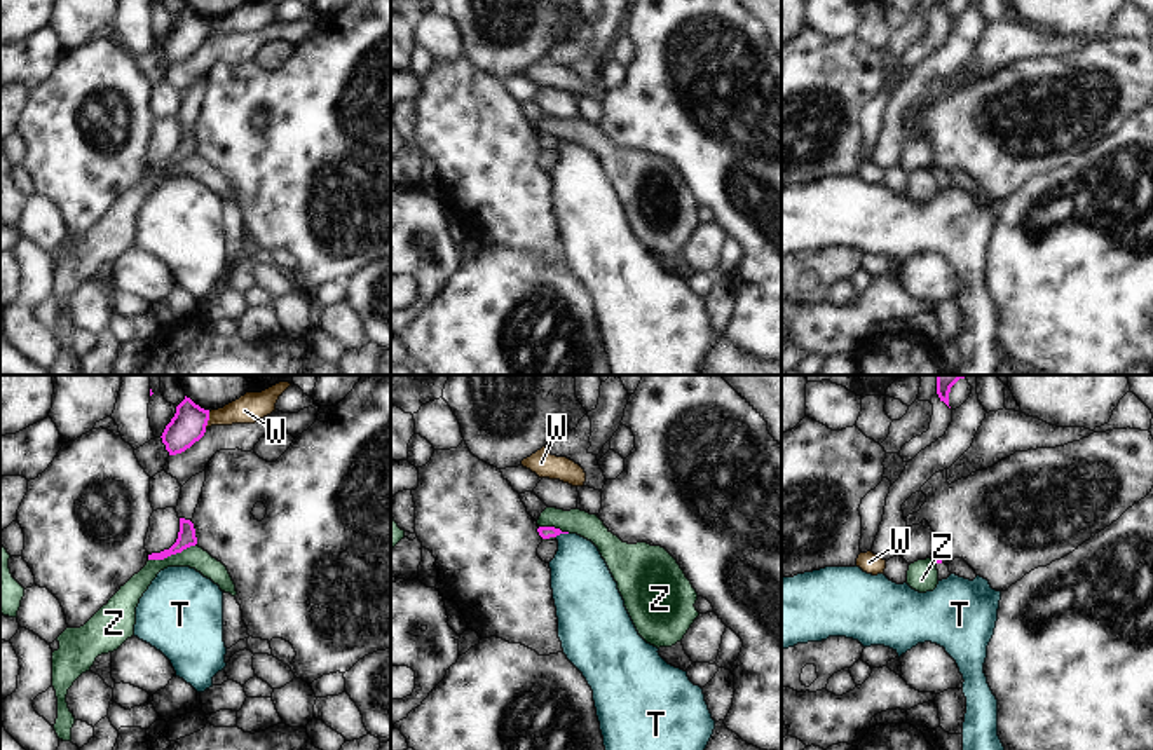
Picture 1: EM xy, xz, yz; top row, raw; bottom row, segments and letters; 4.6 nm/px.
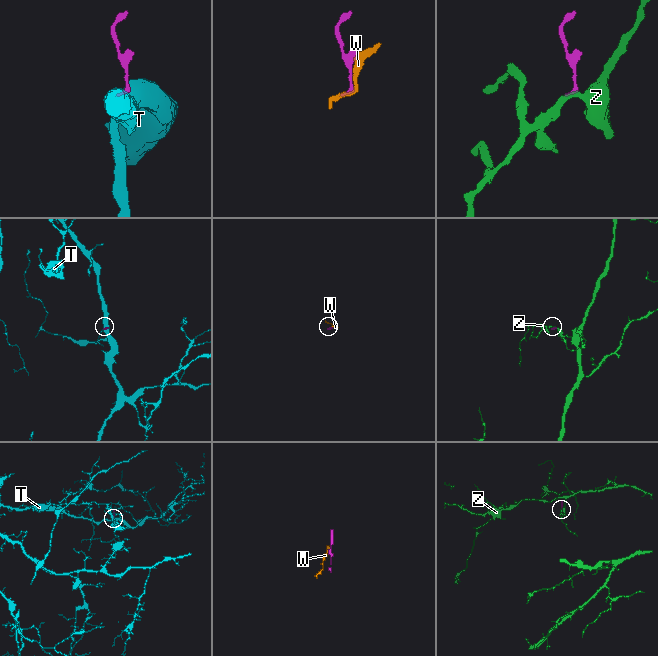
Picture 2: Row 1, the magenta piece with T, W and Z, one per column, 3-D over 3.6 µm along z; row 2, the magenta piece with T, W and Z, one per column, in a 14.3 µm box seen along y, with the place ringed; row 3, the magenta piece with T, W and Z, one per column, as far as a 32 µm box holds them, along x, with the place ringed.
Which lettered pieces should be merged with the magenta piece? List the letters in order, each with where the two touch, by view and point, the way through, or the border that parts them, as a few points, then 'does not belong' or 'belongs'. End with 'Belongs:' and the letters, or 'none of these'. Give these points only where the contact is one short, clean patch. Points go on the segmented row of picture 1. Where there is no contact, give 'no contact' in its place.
T: contact xz (560, 532); border xz (567, 532), (555, 536); does not belong
W: contact xy (208, 419); border xy (210, 412), (204, 428); does not belong
Z: contact xy (171, 553); border xy (196, 543), (163, 559), (149, 560); does not belong
Belongs: none of these

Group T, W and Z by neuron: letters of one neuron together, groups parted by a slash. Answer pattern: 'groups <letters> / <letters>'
groups T / W / Z

